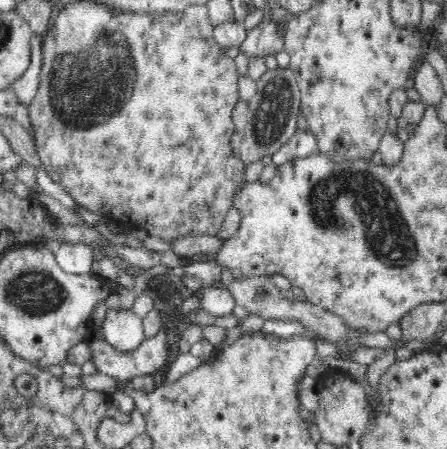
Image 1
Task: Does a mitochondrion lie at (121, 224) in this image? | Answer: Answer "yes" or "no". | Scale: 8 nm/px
no

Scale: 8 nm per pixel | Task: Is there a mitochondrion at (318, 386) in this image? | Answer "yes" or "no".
no

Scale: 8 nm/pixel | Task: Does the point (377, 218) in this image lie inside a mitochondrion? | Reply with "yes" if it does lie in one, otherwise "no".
yes

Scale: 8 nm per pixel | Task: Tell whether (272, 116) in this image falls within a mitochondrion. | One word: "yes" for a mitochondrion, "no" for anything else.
yes

